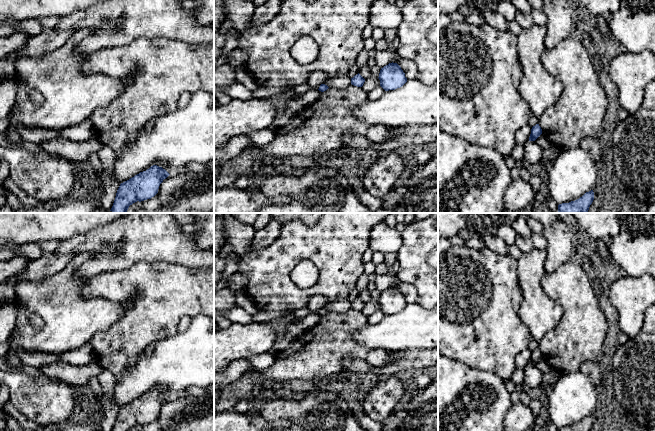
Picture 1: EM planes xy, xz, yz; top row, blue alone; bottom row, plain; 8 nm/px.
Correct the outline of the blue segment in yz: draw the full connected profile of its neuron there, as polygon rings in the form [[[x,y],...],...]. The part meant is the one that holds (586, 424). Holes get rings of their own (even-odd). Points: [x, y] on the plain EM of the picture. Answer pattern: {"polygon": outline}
{"polygon": [[[593,414],[586,416],[582,421],[569,427],[559,428],[558,431],[590,431],[594,424]]]}

